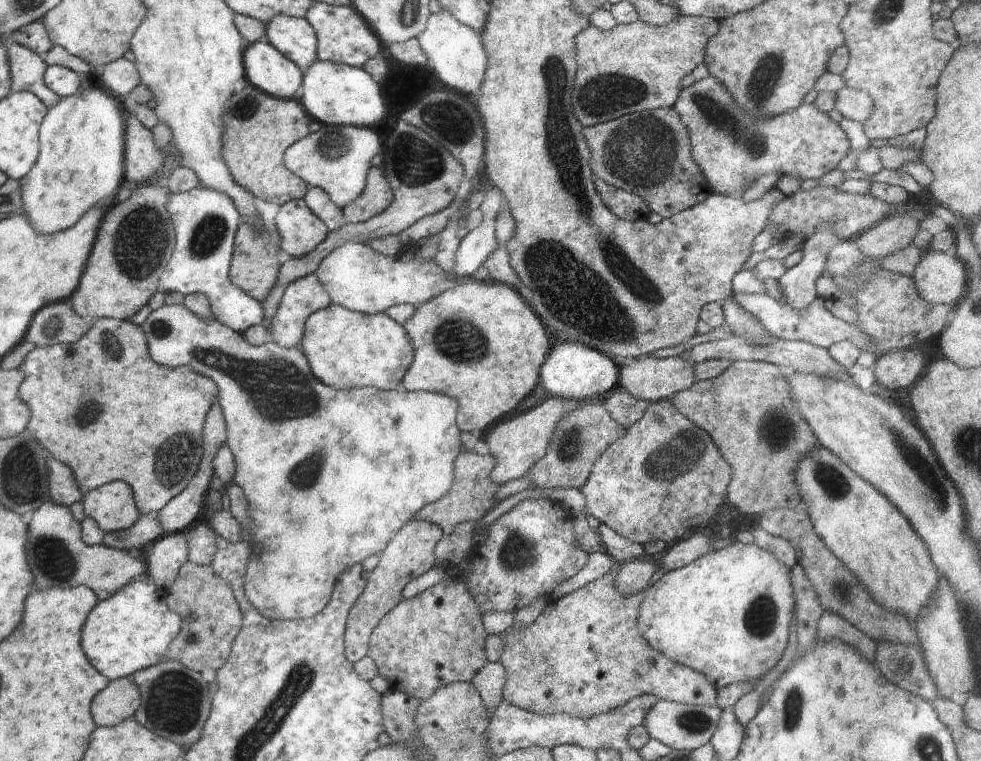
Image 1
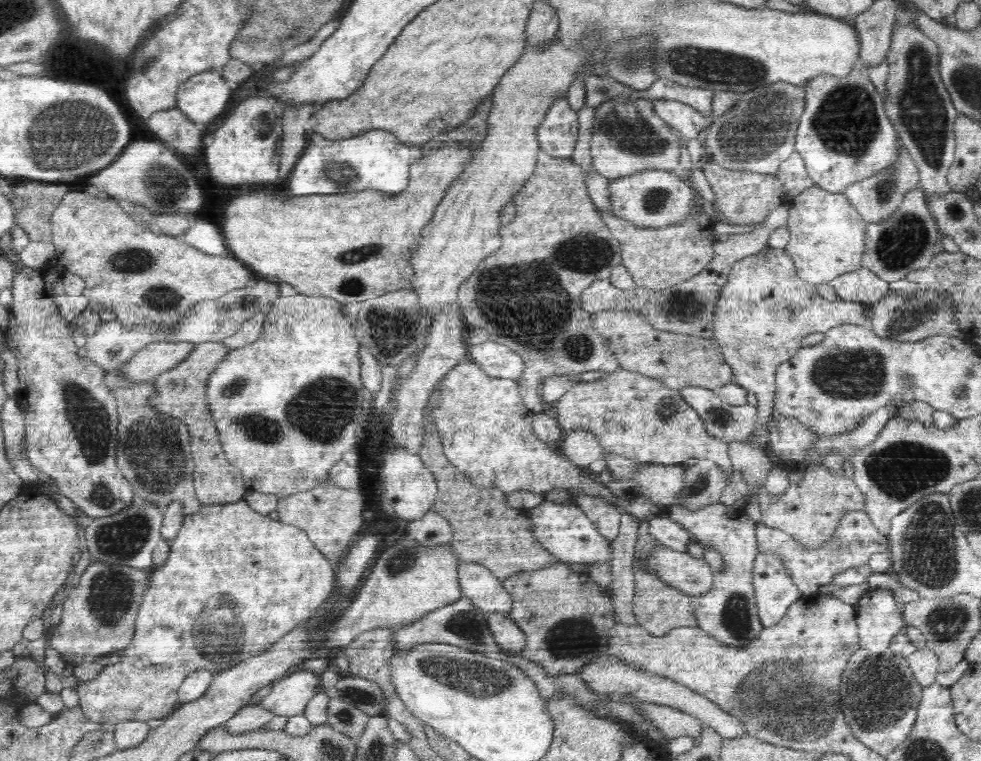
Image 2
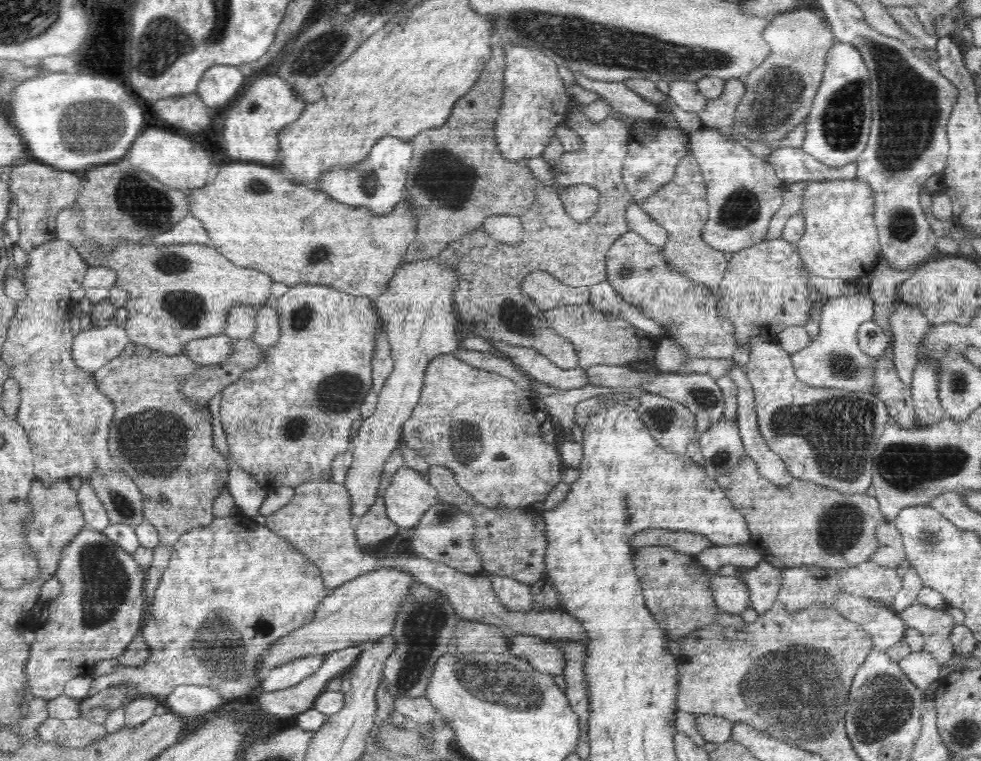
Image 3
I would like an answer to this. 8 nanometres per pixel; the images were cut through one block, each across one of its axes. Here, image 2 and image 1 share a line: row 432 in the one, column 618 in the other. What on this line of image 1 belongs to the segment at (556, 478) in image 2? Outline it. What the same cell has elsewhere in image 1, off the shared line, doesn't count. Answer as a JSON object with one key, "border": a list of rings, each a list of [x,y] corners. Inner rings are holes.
{"border":[[[669,399],[661,400],[655,403],[649,403],[640,417],[635,423],[632,423],[626,428],[625,435],[608,446],[608,448],[600,455],[592,467],[591,473],[587,481],[580,487],[580,492],[584,494],[586,499],[586,508],[584,512],[597,518],[601,523],[608,525],[614,532],[620,536],[630,540],[630,542],[641,544],[644,546],[646,542],[654,542],[655,539],[662,542],[670,542],[671,540],[680,540],[686,532],[698,528],[698,524],[707,524],[708,520],[718,512],[718,508],[727,504],[727,490],[731,481],[731,466],[726,462],[726,459],[720,454],[718,447],[713,443],[710,435],[702,430],[698,425],[695,425],[688,420],[677,408],[670,402]]]}

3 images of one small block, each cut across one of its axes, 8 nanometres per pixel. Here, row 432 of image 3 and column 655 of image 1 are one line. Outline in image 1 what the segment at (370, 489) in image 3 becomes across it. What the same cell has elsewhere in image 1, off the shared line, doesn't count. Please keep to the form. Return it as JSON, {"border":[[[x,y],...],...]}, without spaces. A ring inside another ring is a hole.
{"border":[[[652,354],[636,359],[631,366],[620,366],[618,383],[635,399],[649,404],[670,400],[678,391],[690,388],[695,381],[695,365],[690,361],[678,356],[656,358]]]}

